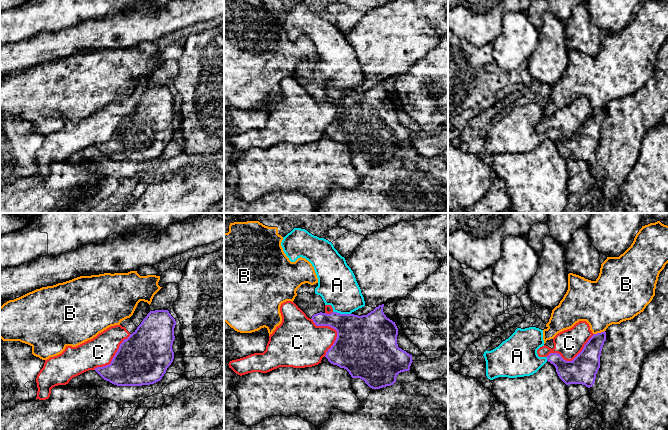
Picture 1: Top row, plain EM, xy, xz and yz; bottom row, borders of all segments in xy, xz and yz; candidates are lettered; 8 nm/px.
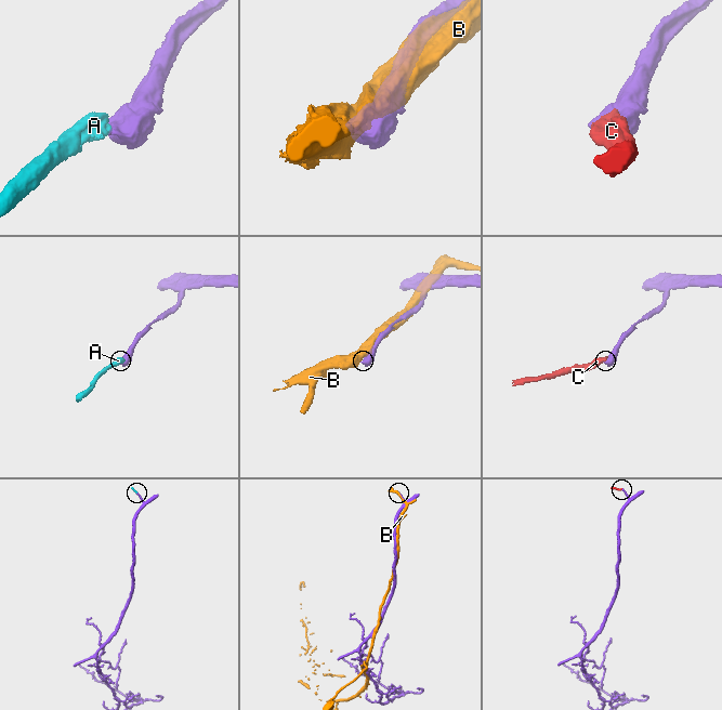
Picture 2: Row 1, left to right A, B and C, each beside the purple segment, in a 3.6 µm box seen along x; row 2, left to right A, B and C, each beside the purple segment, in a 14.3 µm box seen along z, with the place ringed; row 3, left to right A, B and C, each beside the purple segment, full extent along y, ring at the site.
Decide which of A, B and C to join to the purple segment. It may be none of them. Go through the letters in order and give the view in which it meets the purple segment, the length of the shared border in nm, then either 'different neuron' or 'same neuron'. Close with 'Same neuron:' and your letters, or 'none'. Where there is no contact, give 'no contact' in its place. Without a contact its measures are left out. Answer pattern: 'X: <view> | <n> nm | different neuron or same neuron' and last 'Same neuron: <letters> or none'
A: xz | 150 nm | same neuron
B: yz | 100 nm | different neuron
C: xz | 340 nm | different neuron
Same neuron: A

